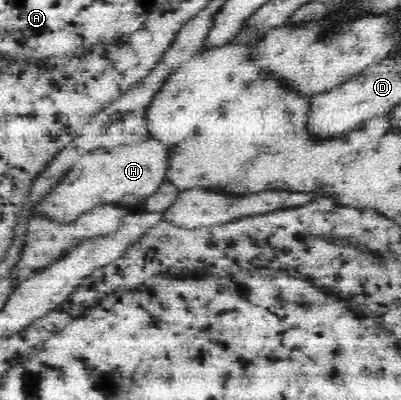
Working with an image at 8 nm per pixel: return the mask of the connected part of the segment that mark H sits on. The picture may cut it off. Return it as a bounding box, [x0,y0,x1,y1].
[33,141,169,222]

